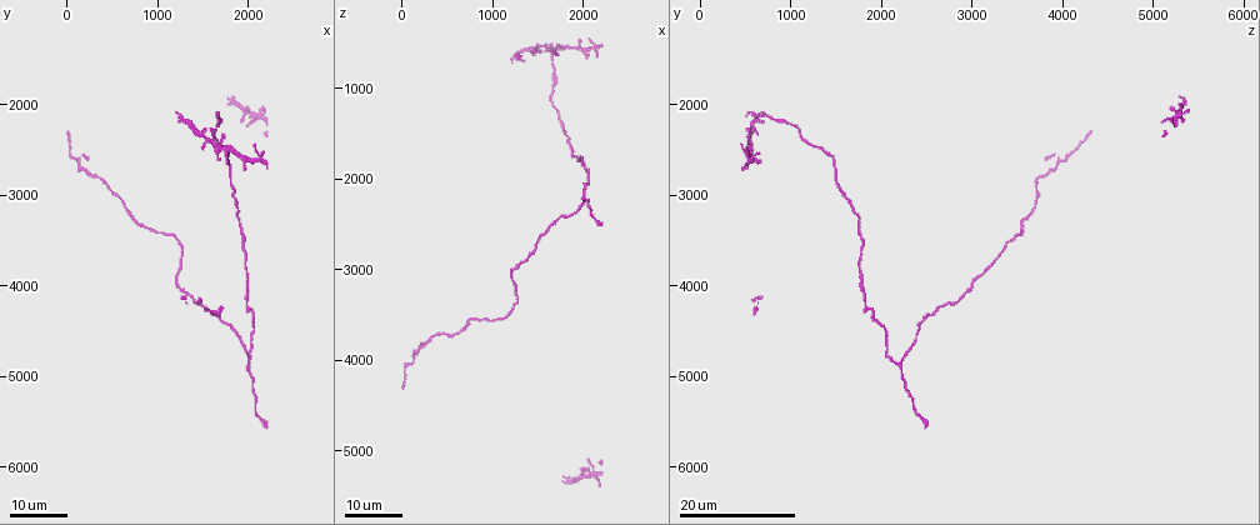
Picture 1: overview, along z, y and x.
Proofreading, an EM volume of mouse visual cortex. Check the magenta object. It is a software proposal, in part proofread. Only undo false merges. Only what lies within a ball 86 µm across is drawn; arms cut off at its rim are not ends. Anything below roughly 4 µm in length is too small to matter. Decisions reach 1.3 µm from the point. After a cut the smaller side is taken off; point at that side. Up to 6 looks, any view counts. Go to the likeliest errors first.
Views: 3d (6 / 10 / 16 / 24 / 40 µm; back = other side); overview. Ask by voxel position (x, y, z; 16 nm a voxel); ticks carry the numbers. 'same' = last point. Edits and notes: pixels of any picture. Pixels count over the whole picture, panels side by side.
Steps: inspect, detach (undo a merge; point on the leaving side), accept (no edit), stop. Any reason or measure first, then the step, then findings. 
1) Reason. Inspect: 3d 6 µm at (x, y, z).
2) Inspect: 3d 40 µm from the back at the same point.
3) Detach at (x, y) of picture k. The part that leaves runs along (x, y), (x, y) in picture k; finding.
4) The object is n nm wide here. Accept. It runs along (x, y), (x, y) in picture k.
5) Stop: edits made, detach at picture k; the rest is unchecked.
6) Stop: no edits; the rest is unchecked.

A fork. Inspect: 3d 16 µm at (2000, 4850, 2150).

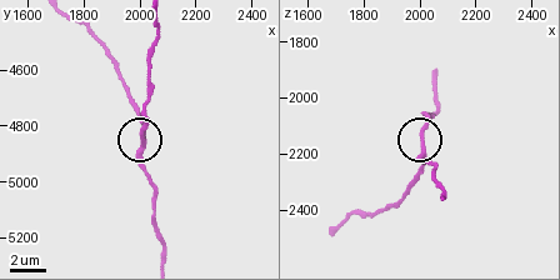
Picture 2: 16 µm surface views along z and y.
Inspect: 3d 10 µm at (2010, 4860, 2180).

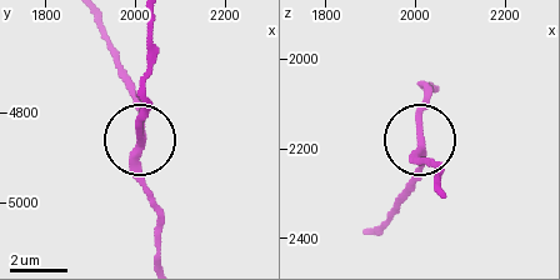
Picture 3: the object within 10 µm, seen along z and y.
Closer look. Inspect: 3d 6 µm at (2015, 4860, 2175).

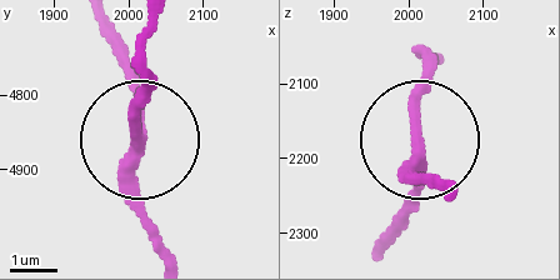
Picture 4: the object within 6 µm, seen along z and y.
The side arm is 14 µm long. Accept. It runs along (376, 258), (413, 201), (420, 150), (433, 189) in picture 4; all the same neuron.

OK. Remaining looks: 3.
Calibre changes. Inspect: 3d 16 µm at (1650, 4300, 2550).

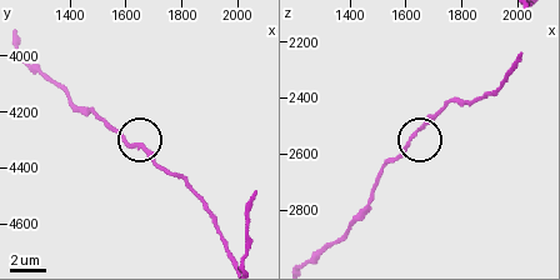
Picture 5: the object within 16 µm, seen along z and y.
Closer look. Inspect: 3d 6 µm at (1630, 4320, 2540).

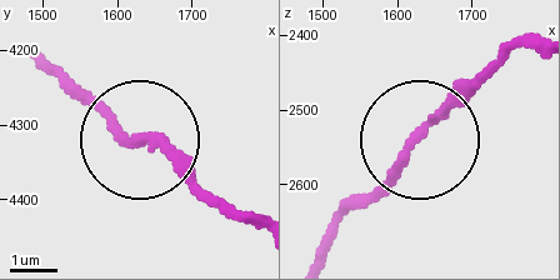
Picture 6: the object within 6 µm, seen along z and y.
Accept. It runs along (61, 71), (220, 210) in picture 6; one neuron here.

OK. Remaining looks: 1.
Stop: no edits; the rest is unchecked.

